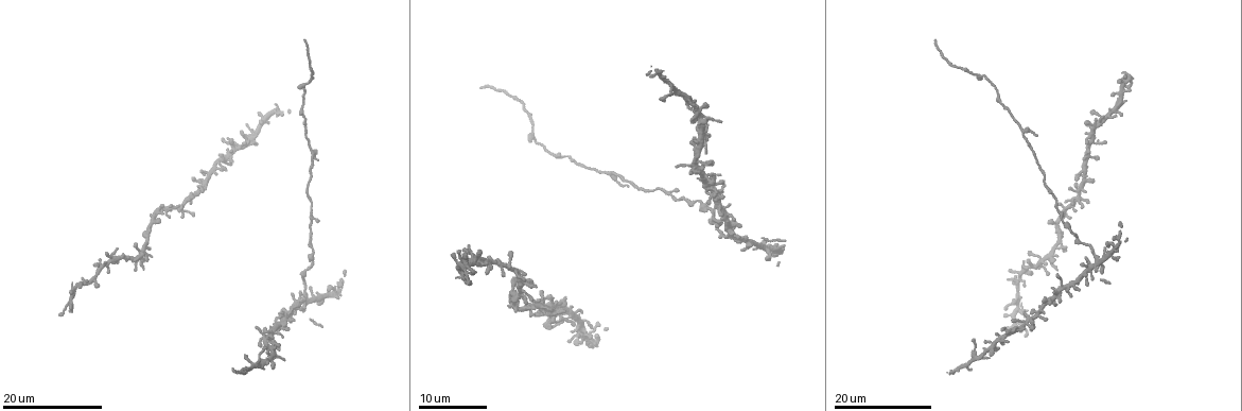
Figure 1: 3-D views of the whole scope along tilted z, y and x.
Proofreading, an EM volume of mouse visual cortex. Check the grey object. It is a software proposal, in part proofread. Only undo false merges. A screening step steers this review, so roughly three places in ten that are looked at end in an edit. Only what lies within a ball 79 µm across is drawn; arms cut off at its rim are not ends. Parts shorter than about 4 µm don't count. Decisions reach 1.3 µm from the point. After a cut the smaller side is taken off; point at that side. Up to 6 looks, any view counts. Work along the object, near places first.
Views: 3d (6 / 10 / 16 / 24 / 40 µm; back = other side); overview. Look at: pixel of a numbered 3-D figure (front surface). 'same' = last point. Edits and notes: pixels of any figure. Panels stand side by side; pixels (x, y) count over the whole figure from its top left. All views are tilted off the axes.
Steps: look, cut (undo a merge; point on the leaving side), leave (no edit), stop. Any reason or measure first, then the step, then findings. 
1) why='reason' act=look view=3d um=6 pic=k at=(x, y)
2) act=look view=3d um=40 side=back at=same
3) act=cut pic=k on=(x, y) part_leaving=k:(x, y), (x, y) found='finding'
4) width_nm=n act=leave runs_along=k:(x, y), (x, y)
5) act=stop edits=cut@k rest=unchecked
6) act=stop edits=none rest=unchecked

why='branch point' act=look view=3d um=16 pic=1 at=(1024, 132)

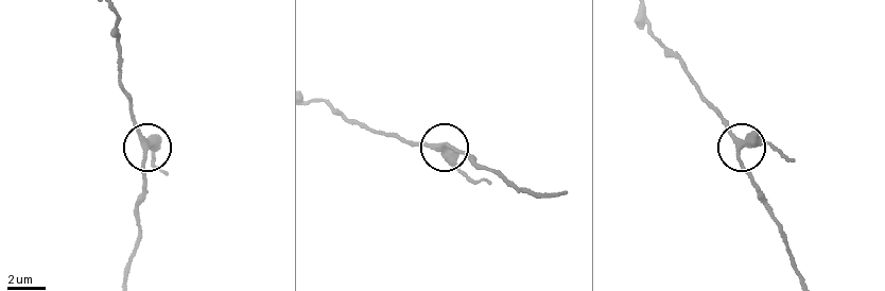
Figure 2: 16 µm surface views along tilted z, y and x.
why='closer look' act=look view=3d um=6 pic=2 at=(737, 147)

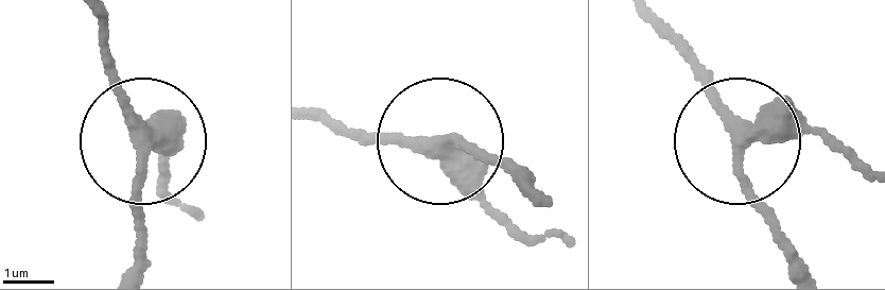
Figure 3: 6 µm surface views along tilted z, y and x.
act=look view=3d um=6 side=back pic=3 at=(440, 145)

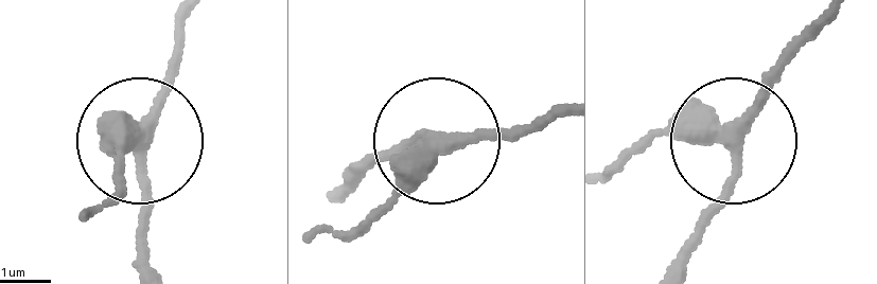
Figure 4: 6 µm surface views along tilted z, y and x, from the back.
side_arm_um=32 act=leave runs_along=4:(365, 220), (428, 140), (498, 141), (564, 112) found='one neuron here'

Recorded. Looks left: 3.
why='three-way junction' act=look view=3d um=24 pic=1 at=(1100, 260)

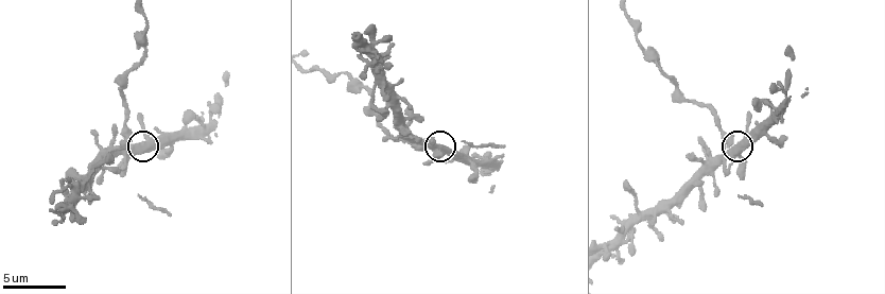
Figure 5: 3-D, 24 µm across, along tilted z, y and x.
act=look view=3d um=6 pic=5 at=(737, 154)

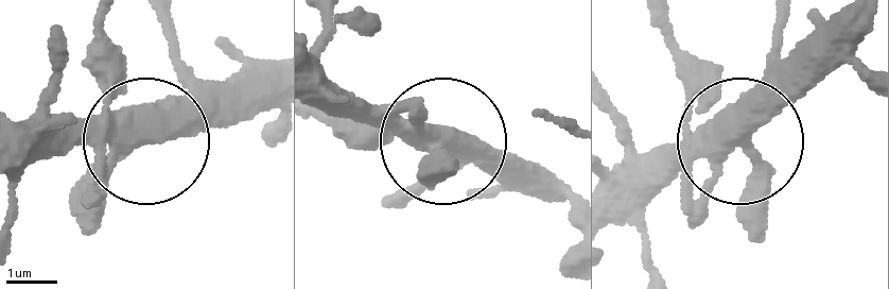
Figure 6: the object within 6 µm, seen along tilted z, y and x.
side_arm_um=8 act=leave runs_along=6:(99, 13), (107, 66), (141, 134), (82, 224) found='one neuron here'

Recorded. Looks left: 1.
act=stop edits=none rest=unchecked

